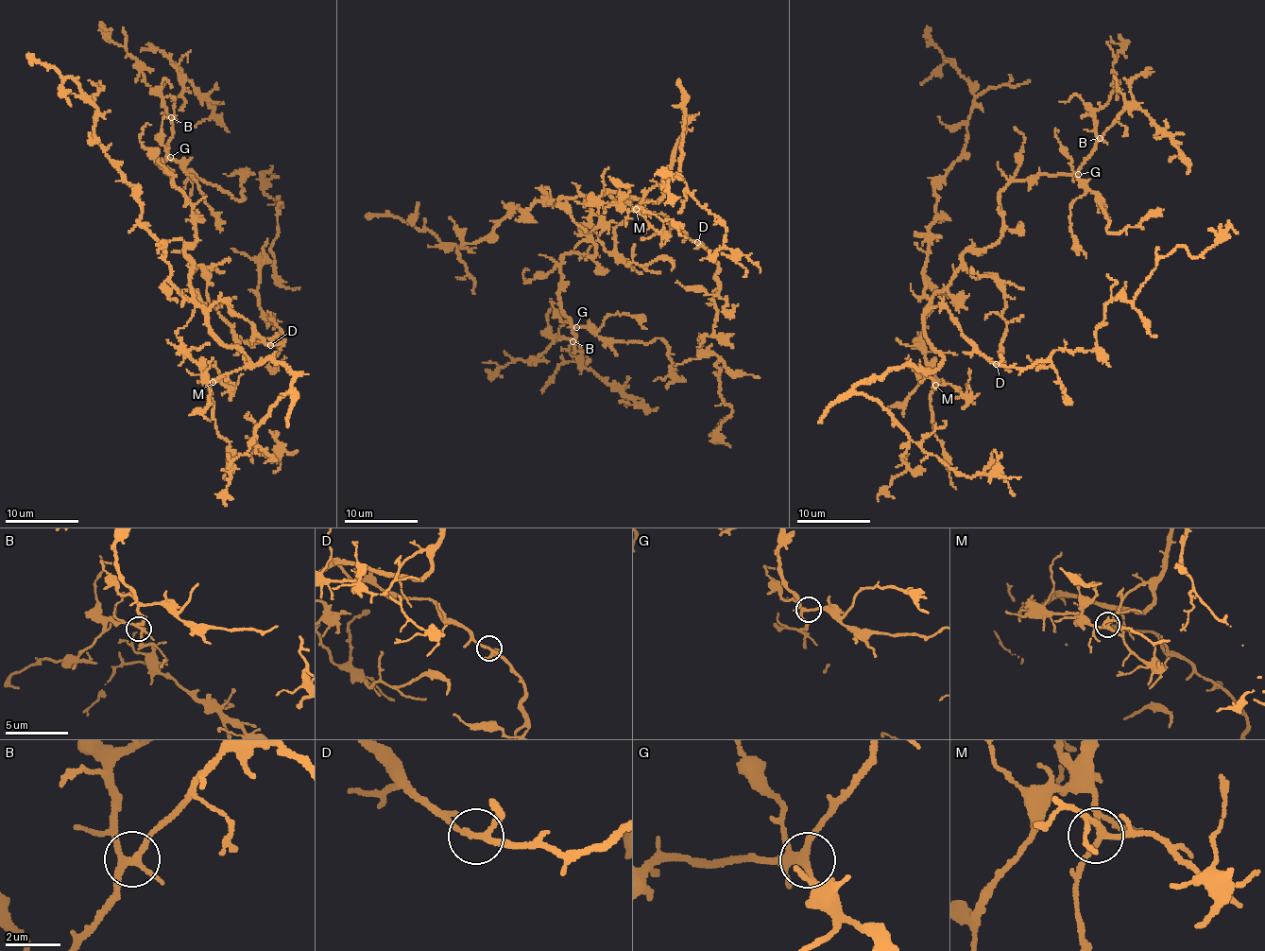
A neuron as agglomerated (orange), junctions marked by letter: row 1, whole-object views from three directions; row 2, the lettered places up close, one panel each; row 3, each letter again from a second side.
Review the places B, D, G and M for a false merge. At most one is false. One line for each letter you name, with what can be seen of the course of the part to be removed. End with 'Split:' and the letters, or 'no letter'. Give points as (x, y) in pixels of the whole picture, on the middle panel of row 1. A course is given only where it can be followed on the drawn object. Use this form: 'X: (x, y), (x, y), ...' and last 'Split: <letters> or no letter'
Split: no letter

